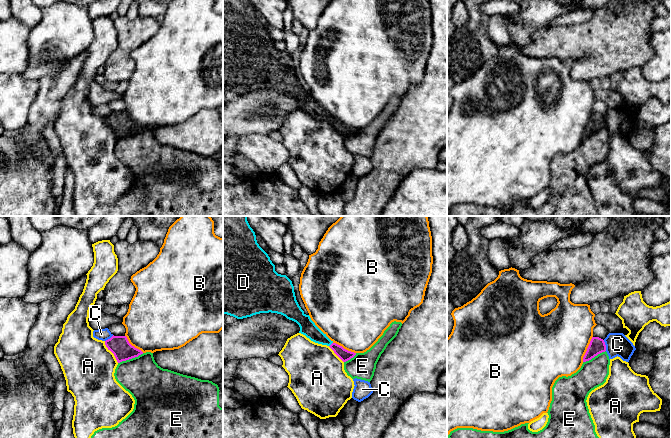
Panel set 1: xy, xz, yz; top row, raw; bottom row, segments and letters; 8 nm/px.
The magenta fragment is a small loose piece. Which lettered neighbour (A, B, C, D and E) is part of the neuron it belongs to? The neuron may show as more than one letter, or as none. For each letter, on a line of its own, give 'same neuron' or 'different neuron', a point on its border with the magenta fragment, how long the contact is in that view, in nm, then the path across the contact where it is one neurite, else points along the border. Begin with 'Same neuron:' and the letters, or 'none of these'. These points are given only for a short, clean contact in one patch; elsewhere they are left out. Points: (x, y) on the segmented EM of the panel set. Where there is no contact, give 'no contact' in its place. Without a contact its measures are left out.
Same neuron: D
A: different neuron; meets magenta in xy at (111, 351); contact 200 nm long; border along xy (104, 341), (104, 344), (118, 362)
B: different neuron; meets magenta in yz at (587, 349); contact 220 nm long
C: different neuron; meets magenta in yz at (605, 345); contact 90 nm long; border along yz (603, 340), (606, 350)
D: same neuron; meets magenta in xz at (331, 344); contact 50 nm long; runs through xz (345, 355), (331, 344), (308, 328)
E: different neuron; meets magenta in xy at (130, 358); contact 220 nm long; border along xy (143, 353), (118, 363)

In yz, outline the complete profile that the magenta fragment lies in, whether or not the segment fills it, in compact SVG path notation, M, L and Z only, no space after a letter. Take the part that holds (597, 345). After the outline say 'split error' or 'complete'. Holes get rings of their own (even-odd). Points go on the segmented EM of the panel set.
M592 337L587 351L583 357L583 362L589 361L598 354L606 351L606 345L603 339L599 337Z | complete

